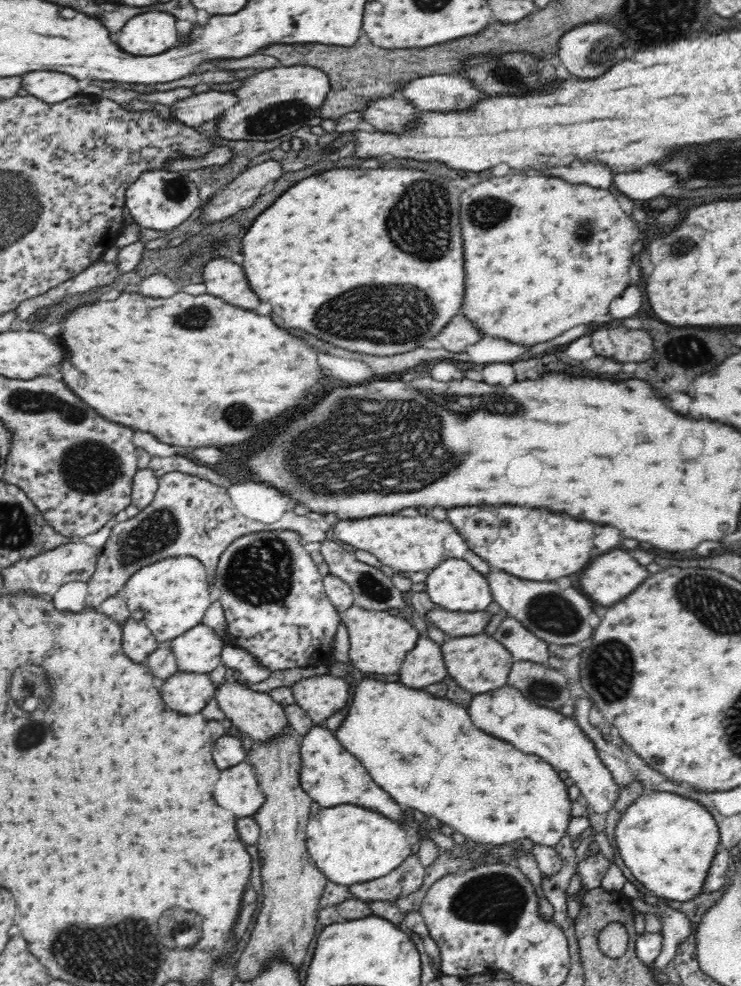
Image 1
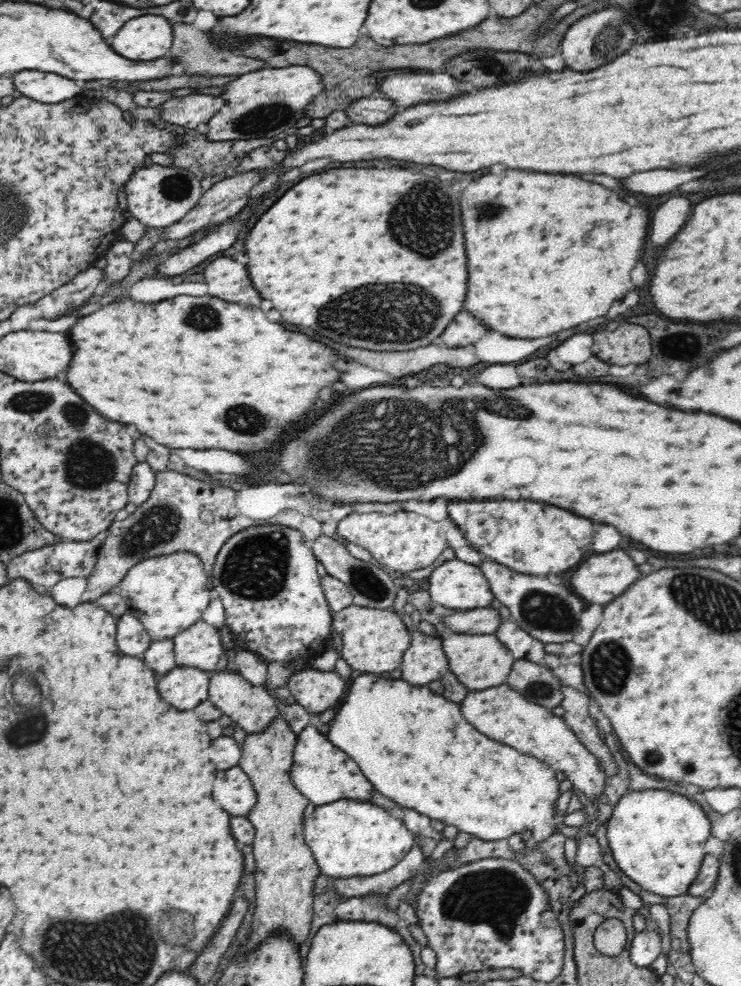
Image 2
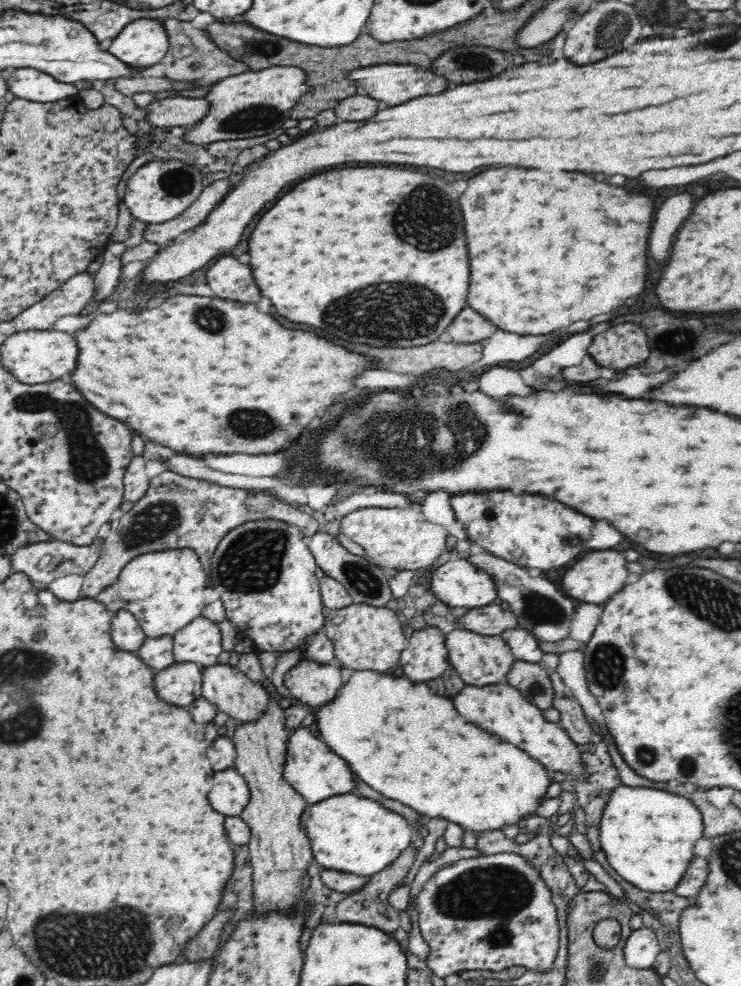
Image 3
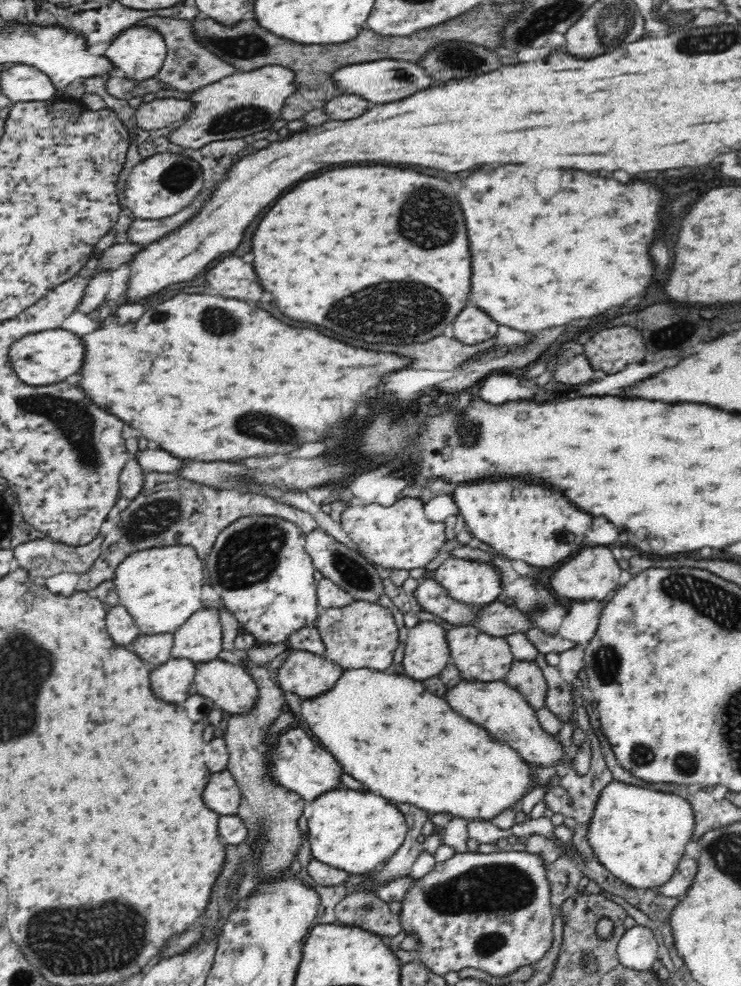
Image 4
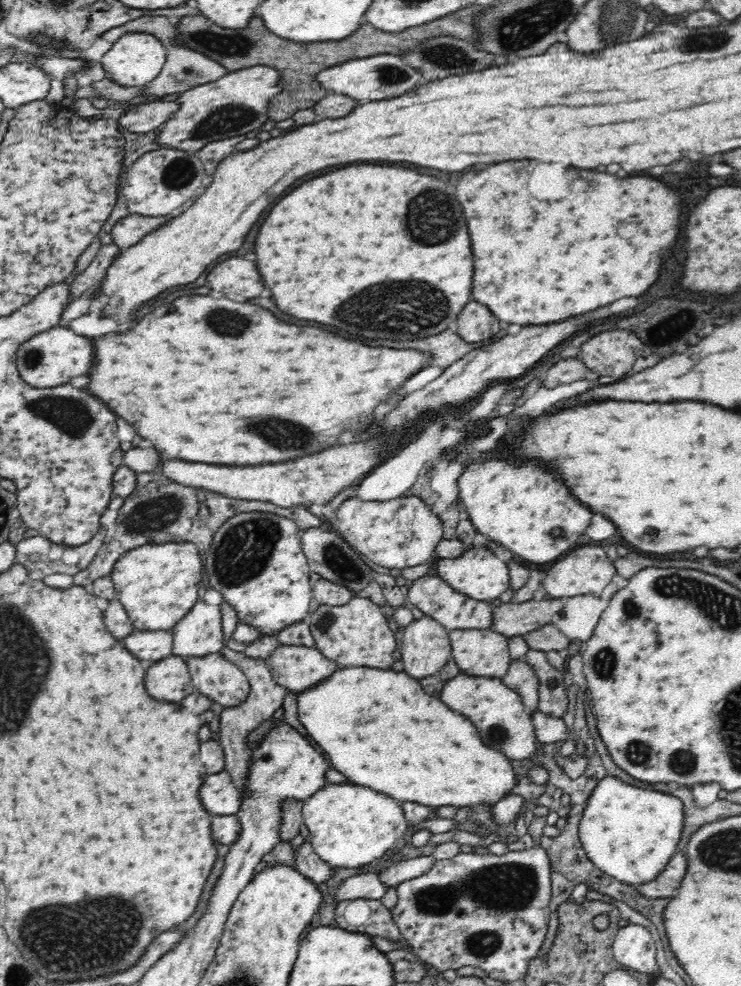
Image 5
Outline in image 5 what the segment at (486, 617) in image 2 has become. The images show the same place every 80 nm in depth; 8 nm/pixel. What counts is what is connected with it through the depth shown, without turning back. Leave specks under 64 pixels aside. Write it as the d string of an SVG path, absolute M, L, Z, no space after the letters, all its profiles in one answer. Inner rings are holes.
M531 599L521 604L501 600L496 603L492 629L507 637L528 634L552 624L552 620L564 612L564 606L566 600L562 599L540 602Z

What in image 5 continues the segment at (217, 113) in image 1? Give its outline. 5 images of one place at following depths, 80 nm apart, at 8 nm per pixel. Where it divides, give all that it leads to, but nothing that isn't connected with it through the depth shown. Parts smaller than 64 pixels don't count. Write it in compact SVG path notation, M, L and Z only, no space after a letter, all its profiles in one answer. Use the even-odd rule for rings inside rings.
M155 101L149 104L132 105L124 115L116 120L119 129L126 129L133 134L142 134L158 130L178 110L176 102Z

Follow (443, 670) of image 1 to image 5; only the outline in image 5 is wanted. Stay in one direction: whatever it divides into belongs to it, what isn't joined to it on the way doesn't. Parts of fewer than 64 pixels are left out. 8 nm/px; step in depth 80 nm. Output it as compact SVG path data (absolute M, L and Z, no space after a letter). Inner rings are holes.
M422 617L403 628L401 660L405 671L415 679L438 675L451 658L449 631L436 620Z

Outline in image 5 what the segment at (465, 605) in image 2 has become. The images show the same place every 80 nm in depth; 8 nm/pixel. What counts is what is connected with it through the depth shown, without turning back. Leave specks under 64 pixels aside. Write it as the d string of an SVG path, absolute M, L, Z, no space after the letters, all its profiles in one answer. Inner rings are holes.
M489 546L465 547L460 556L439 559L436 572L442 581L446 582L456 593L466 595L478 601L498 602L508 595L509 585L508 562L502 561Z

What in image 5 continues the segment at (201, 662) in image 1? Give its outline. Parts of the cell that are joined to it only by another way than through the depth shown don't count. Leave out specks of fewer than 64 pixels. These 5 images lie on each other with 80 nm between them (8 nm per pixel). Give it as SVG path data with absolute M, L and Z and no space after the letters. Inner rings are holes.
M200 599L196 603L184 619L171 628L176 656L206 656L226 646L221 606Z

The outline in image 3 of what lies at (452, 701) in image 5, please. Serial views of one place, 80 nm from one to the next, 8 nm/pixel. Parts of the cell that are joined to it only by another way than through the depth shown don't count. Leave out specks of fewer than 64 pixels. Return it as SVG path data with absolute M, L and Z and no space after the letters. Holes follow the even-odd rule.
M506 681L486 686L464 684L454 695L454 706L468 722L474 722L480 729L516 745L548 771L564 772L573 778L586 778L586 765L567 731L559 724L546 722L543 710L530 703L517 688L510 686Z

